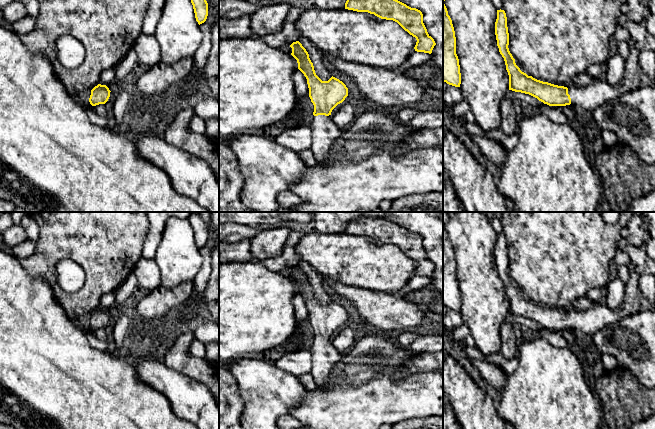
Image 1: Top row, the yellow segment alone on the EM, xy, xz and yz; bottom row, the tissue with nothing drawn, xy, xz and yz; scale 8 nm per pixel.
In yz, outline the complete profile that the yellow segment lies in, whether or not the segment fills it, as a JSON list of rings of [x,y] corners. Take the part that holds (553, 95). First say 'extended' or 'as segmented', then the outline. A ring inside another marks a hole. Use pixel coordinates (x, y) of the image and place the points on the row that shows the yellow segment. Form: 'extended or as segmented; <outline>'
extended; [[[501,9],[497,10],[495,35],[509,75],[509,90],[529,94],[549,106],[581,106],[593,111],[629,90],[655,85],[655,79],[649,78],[639,64],[640,51],[634,45],[632,37],[627,40],[630,55],[626,60],[622,80],[617,86],[611,85],[606,78],[596,78],[586,87],[574,85],[567,88],[537,80],[520,70],[508,48],[507,17],[505,11]]]

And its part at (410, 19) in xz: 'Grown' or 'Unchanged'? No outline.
Unchanged

